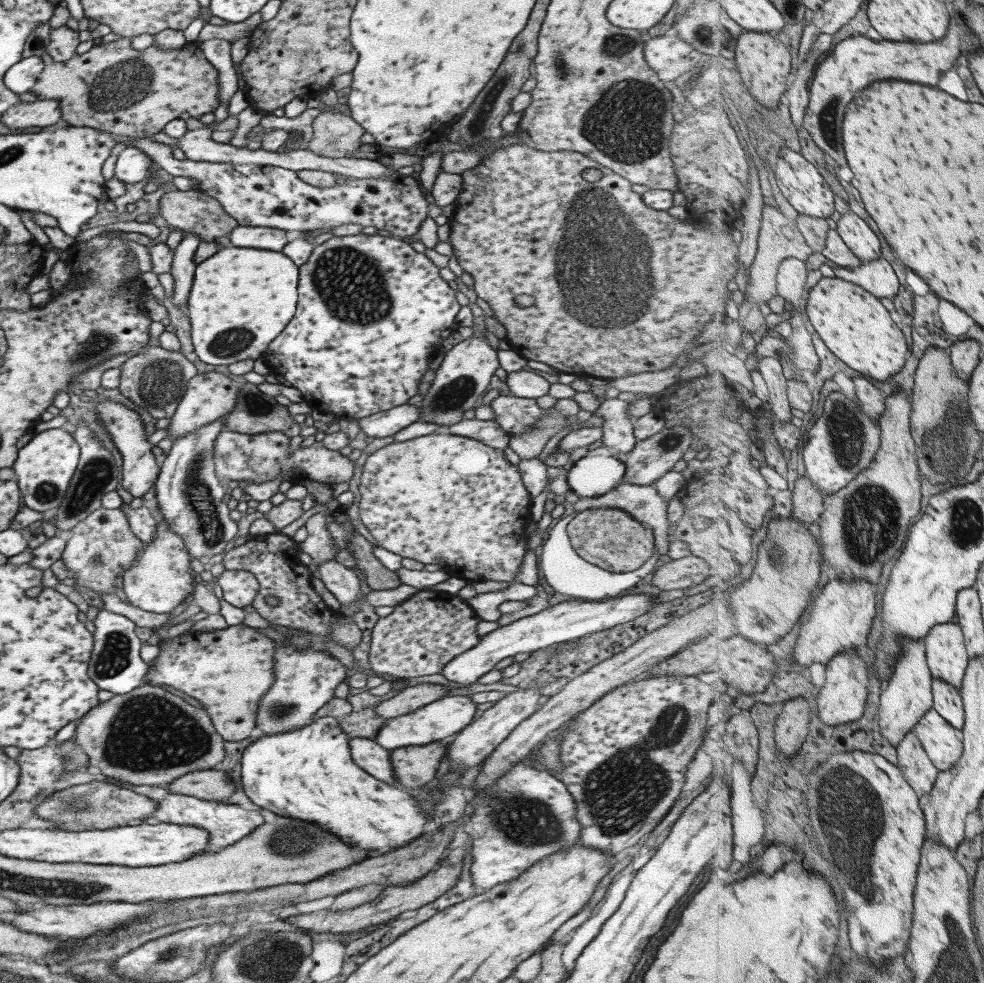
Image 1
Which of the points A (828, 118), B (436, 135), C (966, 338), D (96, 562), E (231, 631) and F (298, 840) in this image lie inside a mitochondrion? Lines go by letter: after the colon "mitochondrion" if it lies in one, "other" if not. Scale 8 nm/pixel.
A: mitochondrion
B: other
C: other
D: mitochondrion
E: other
F: mitochondrion

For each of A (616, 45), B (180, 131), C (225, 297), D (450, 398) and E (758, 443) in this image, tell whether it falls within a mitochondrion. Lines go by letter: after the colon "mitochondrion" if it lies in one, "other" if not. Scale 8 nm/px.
A: mitochondrion
B: other
C: other
D: mitochondrion
E: other

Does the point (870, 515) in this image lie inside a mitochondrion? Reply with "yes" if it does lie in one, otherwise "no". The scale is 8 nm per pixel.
yes

